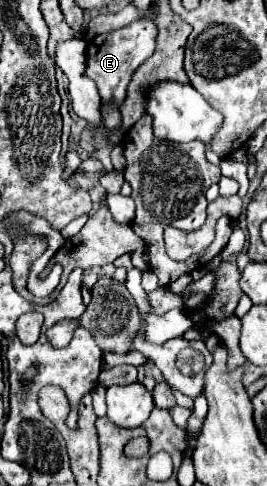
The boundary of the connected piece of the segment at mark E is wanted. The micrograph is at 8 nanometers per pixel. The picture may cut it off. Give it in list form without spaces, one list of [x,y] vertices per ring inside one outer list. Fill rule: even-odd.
[[[141,17],[127,27],[117,31],[97,35],[87,45],[87,77],[97,83],[99,95],[103,103],[117,103],[121,105],[127,97],[127,87],[135,69],[155,51],[157,27],[153,19]]]

